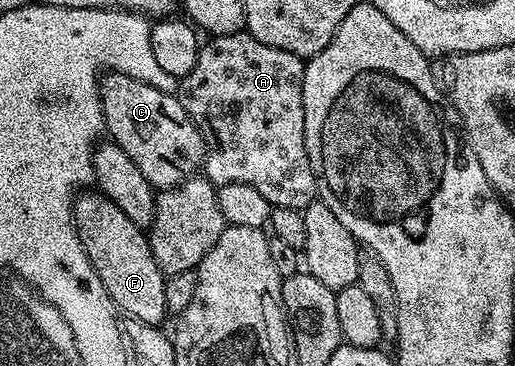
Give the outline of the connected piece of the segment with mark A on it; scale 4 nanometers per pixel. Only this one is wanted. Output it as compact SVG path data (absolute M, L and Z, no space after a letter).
M241 30L229 36L211 37L201 47L198 54L198 62L194 62L194 70L186 74L178 84L178 99L186 110L186 114L192 116L202 135L204 135L204 162L202 172L213 185L219 186L230 182L246 183L258 190L268 203L275 207L290 207L303 210L317 199L316 175L310 166L310 158L306 154L306 118L304 117L304 66L305 61L301 57L290 54L286 50L278 50L274 46L266 46L266 42L258 42L258 38L249 36L247 31Z

